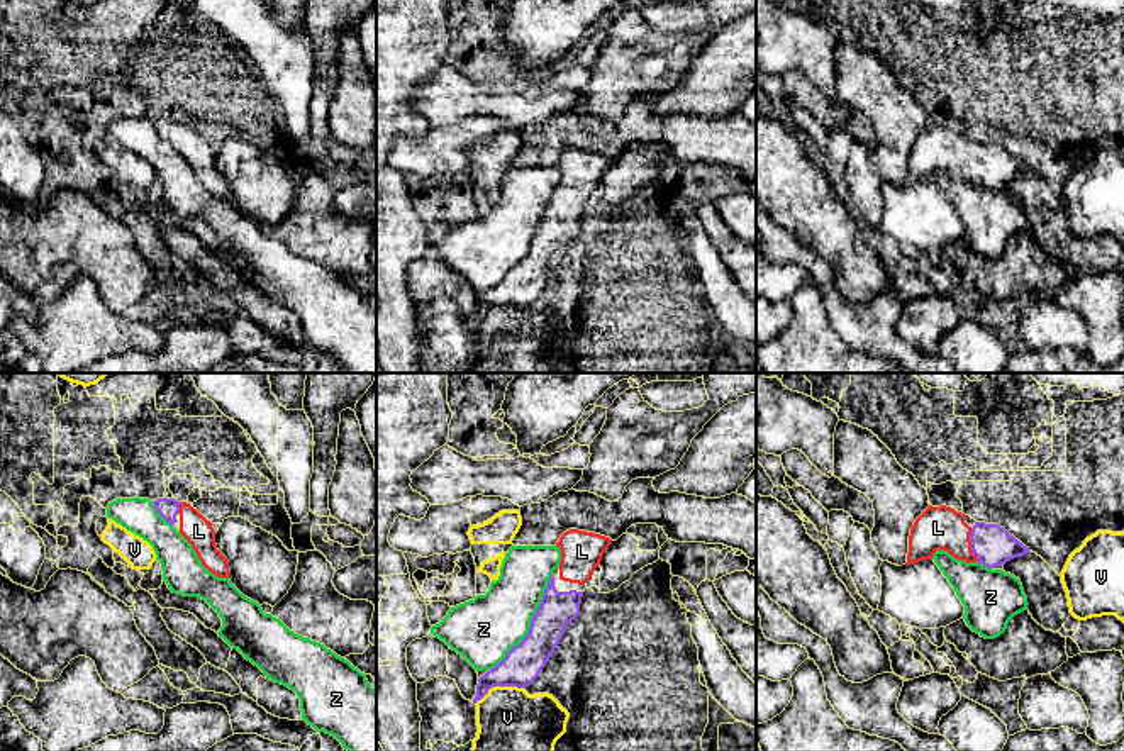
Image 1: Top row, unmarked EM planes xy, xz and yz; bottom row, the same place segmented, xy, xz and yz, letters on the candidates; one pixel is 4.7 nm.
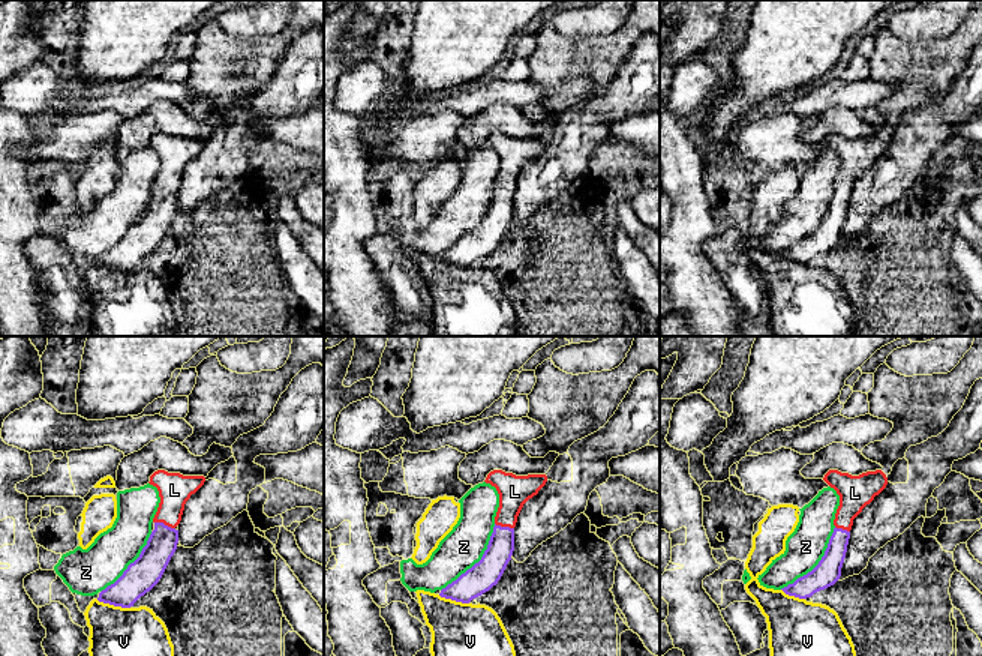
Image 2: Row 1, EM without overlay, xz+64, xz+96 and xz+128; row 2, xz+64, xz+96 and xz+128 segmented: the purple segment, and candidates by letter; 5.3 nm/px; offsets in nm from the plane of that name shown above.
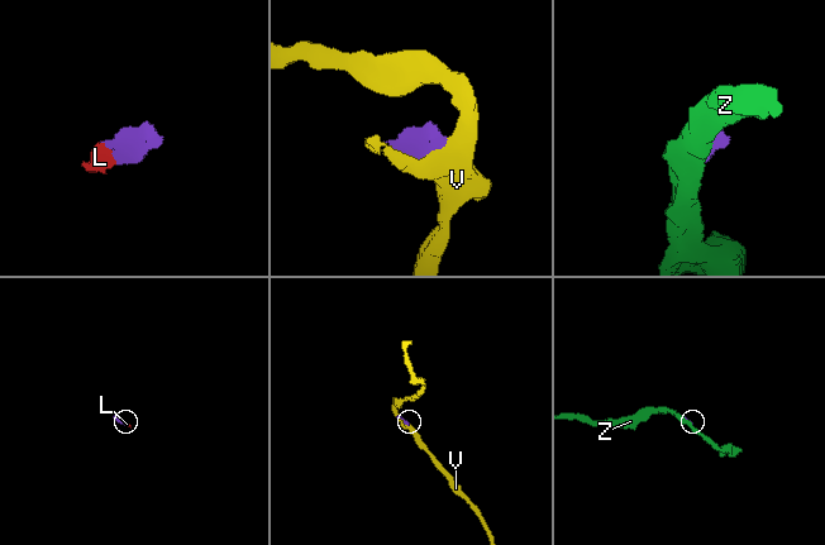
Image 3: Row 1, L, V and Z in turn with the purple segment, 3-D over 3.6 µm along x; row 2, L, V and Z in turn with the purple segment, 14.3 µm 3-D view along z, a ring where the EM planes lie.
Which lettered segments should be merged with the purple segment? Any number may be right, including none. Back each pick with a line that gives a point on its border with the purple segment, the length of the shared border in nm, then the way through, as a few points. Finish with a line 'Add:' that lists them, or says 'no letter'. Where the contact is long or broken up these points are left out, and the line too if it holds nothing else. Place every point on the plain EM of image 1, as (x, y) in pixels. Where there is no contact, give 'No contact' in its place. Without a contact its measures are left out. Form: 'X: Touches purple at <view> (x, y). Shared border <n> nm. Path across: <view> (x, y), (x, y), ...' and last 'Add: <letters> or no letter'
L: Touches purple at yz (972, 165). Shared border 170 nm. Path across: yz (992, 165), (972, 165), (938, 148)
Add: L

